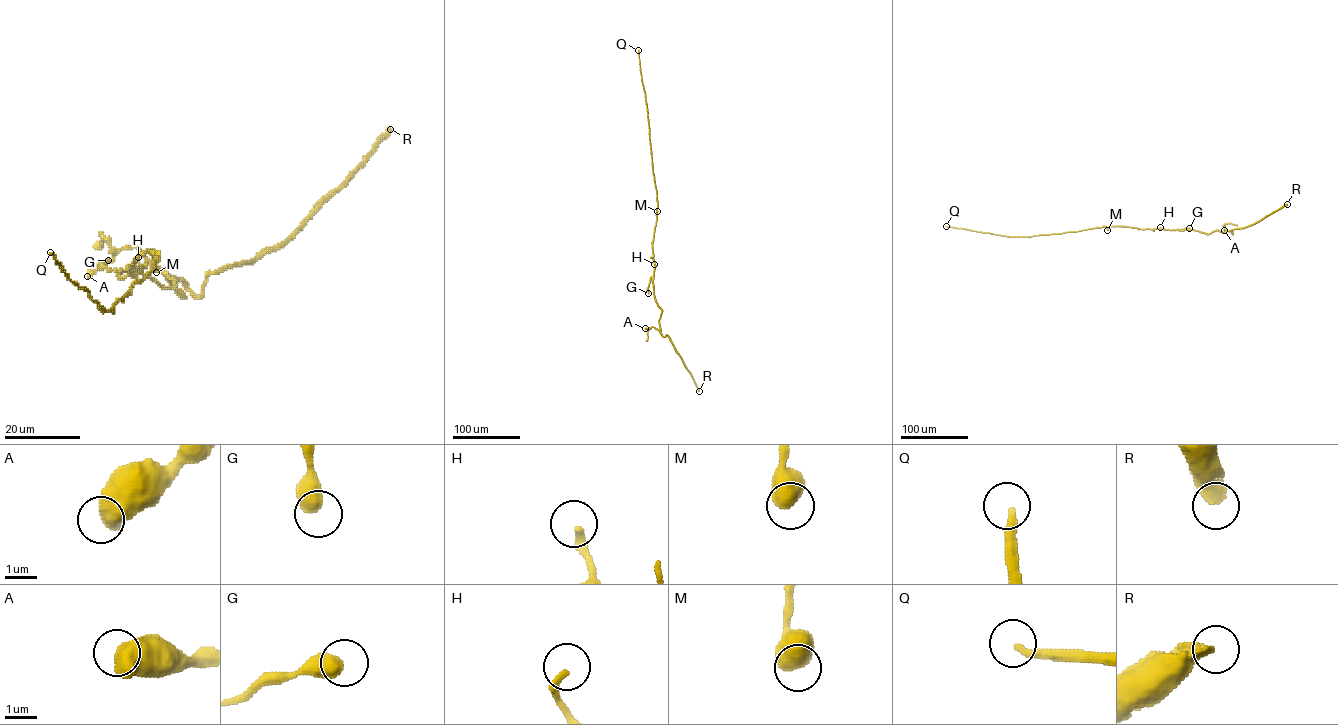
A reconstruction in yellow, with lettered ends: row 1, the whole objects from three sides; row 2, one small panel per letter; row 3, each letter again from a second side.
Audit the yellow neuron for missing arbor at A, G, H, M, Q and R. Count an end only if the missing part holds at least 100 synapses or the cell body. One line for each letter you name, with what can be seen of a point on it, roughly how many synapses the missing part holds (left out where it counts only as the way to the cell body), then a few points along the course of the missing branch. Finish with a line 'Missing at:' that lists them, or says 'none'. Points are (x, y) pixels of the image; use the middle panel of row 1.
Q: (638, 50) | 120 syn
Missing at: Q

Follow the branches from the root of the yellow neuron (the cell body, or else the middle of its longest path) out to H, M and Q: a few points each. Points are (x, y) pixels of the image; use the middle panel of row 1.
H: (654, 234), (654, 264)
M: (654, 234), (657, 211)
Q: (654, 234), (657, 201), (638, 50)

